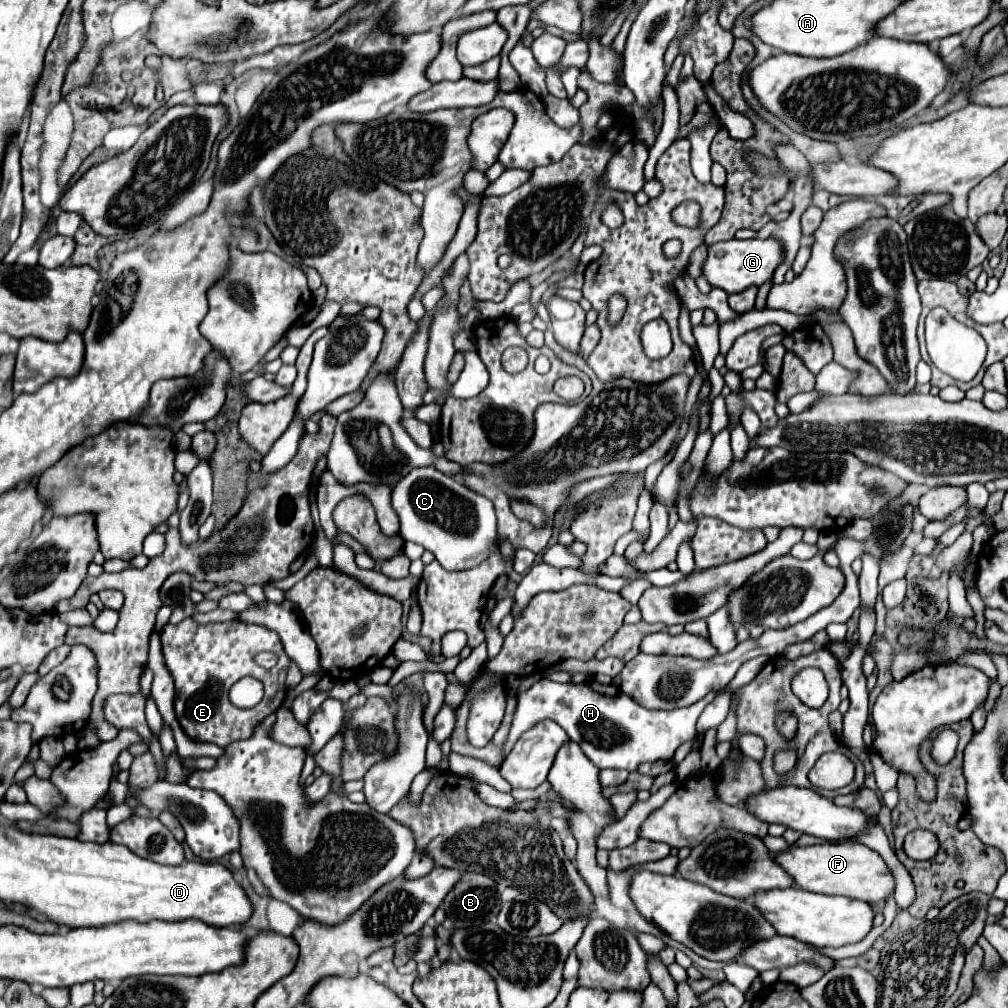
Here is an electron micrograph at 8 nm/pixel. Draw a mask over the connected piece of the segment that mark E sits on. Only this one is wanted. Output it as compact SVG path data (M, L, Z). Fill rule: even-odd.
M185 618L181 624L167 624L161 630L161 644L165 666L175 680L175 714L191 740L213 742L225 748L235 740L249 738L253 728L265 716L277 712L287 696L285 676L291 660L283 652L283 646L279 646L277 634L265 626L243 624L239 620L201 626ZM259 652L277 654L277 664L271 670L261 668L253 660ZM245 676L253 676L265 686L263 700L251 710L237 708L229 702L229 688Z

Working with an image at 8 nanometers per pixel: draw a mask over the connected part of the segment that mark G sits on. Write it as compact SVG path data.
M753 238L753 240L729 240L729 242L717 242L709 246L709 256L703 266L703 276L709 280L711 286L723 288L727 294L737 294L751 286L761 286L769 280L773 280L775 270L781 266L785 258L785 248L775 238Z

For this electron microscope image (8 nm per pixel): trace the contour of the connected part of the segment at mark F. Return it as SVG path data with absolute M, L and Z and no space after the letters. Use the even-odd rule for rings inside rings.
M825 842L805 848L791 846L787 852L775 854L775 860L793 876L795 884L803 890L819 894L841 894L869 904L887 900L887 896L895 892L895 876L881 854L859 842Z

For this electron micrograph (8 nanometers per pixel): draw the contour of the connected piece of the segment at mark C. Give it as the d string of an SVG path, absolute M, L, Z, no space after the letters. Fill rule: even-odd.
M433 466L413 468L393 486L393 510L399 516L399 536L431 550L445 570L473 568L495 550L495 510L491 500L479 496L453 476Z

